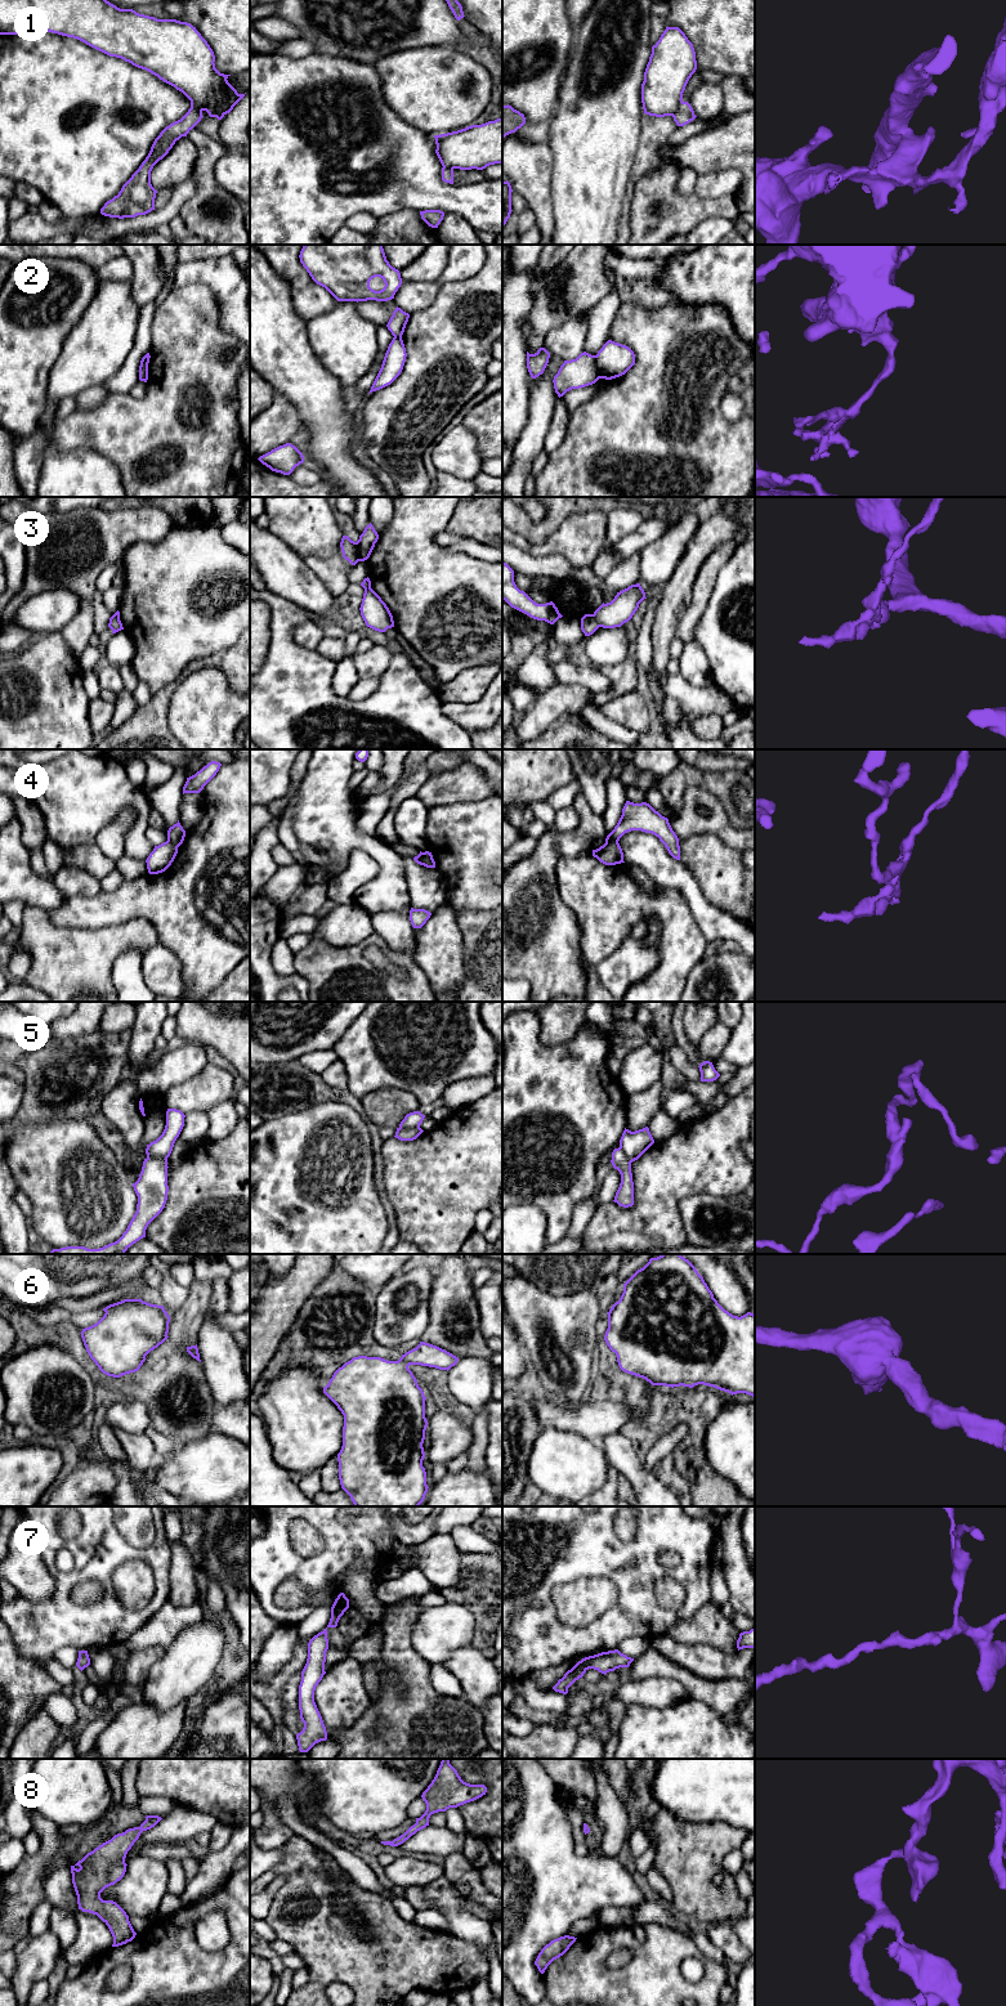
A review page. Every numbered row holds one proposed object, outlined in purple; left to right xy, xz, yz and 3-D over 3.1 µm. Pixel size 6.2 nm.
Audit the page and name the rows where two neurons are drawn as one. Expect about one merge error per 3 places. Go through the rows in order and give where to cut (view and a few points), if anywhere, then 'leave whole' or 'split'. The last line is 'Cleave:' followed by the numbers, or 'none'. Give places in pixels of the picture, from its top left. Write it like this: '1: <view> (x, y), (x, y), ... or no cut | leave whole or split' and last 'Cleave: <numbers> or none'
1: yz (683, 102), (673, 116) | split
2: yz (594, 356), (599, 377) | split
3: yz (593, 614), (600, 626) | split
4: yz (606, 841), (617, 843) | split
5: xy (147, 1156), (162, 1156), (166, 1159) | split
6: no cut | leave whole
7: no cut | leave whole
8: no cut | leave whole
Cleave: 1, 2, 3, 4, 5

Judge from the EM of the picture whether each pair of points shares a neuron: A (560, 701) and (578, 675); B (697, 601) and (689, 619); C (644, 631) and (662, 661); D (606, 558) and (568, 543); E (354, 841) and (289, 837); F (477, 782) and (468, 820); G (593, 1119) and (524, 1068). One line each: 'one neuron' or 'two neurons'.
A: two neurons
B: one neuron
C: two neurons
D: two neurons
E: two neurons
F: two neurons
G: one neuron

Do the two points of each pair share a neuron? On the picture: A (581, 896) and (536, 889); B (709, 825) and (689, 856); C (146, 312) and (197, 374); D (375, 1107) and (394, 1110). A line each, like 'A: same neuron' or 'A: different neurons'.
A: different neurons
B: different neurons
C: different neurons
D: same neuron

